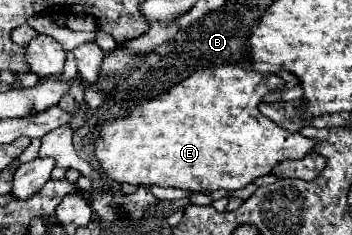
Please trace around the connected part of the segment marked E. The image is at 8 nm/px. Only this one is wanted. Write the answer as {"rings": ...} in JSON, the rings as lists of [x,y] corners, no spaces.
{"rings":[[[232,65],[194,71],[190,77],[186,77],[186,81],[180,81],[156,99],[140,103],[128,117],[104,123],[98,137],[96,157],[104,173],[116,183],[156,183],[162,187],[190,191],[242,189],[254,183],[258,177],[268,175],[276,167],[276,163],[288,159],[304,159],[320,143],[300,133],[292,133],[260,113],[258,105],[262,103],[262,99],[270,93],[280,91],[284,91],[284,79],[274,73],[266,75],[258,71],[244,71]]]}

